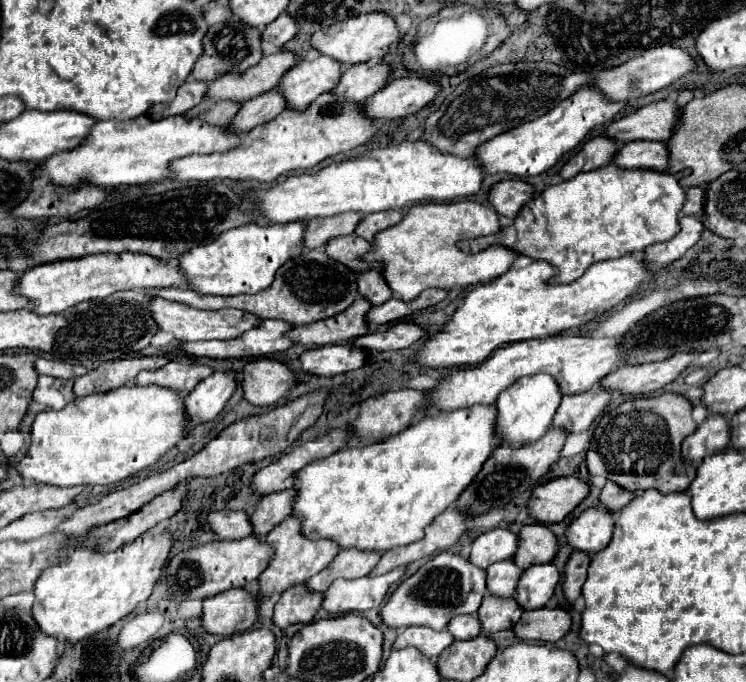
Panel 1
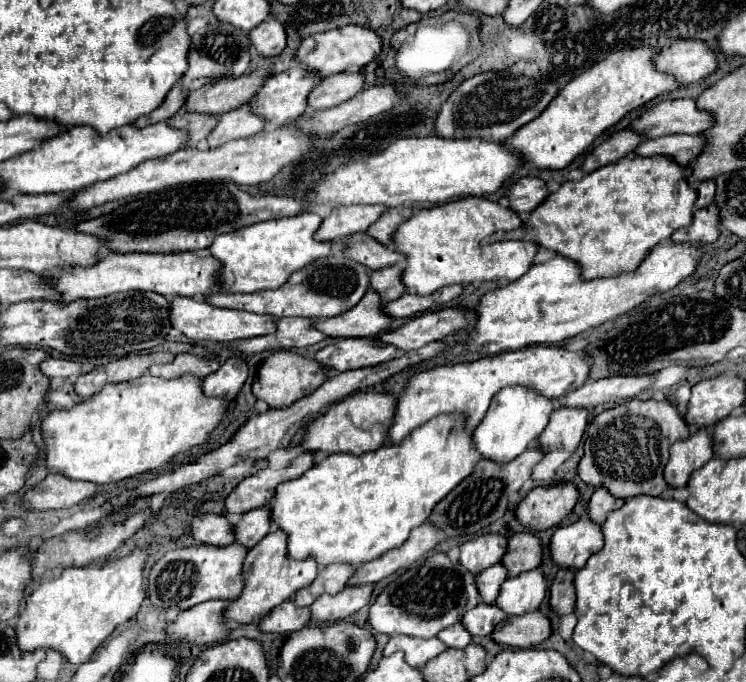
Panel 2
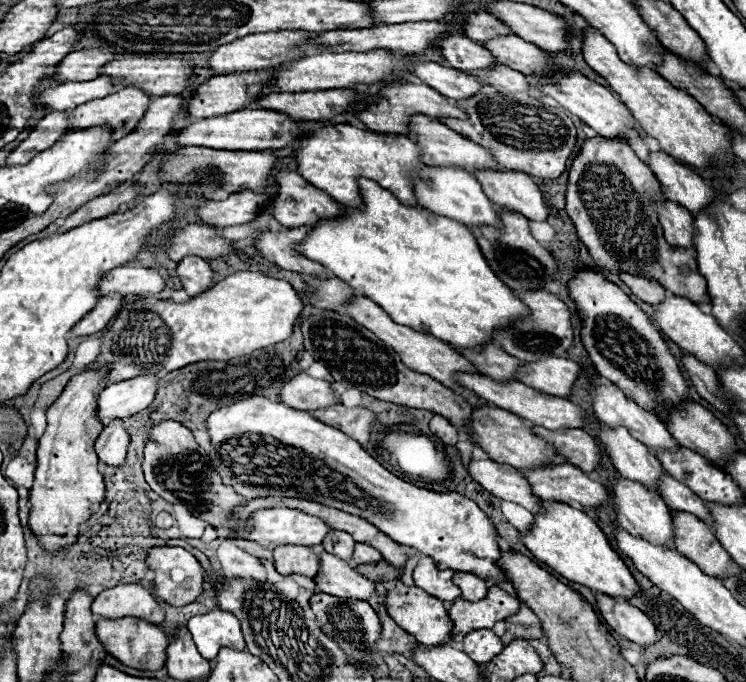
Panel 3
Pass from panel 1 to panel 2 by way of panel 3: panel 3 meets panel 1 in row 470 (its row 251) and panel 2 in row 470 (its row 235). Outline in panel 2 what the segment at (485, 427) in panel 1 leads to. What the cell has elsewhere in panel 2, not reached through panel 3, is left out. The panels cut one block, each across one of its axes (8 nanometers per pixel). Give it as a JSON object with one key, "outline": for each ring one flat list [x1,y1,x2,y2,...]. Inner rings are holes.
{"outline":[[438,416,412,430,396,446,382,446,364,456,336,454,318,460,308,472,304,472,304,476,288,480,276,488,276,494,270,502,270,518,274,526,288,536,288,558,314,558,318,566,362,566,404,544,410,530,428,520,440,498,444,498,456,484,460,484,460,480,470,476,478,460,480,456,472,452,472,440,470,434,464,432,460,416]]}

